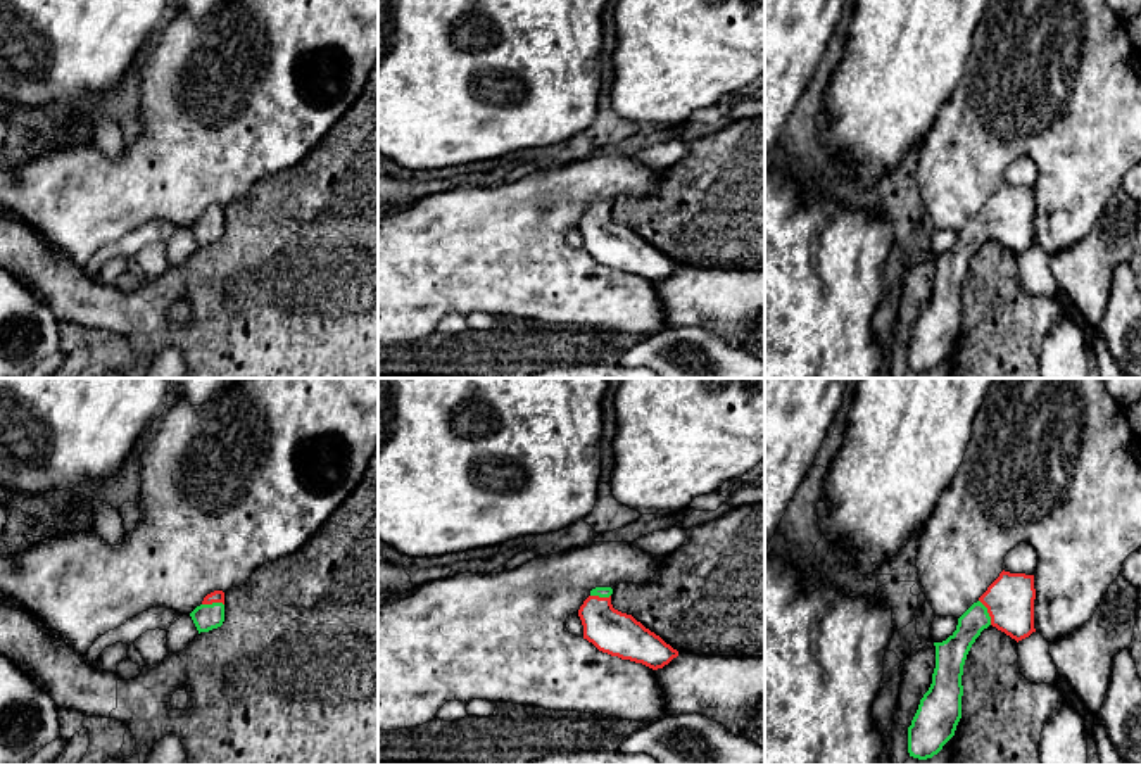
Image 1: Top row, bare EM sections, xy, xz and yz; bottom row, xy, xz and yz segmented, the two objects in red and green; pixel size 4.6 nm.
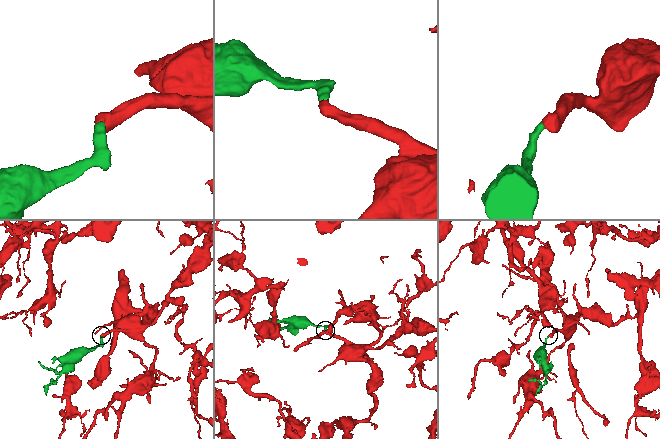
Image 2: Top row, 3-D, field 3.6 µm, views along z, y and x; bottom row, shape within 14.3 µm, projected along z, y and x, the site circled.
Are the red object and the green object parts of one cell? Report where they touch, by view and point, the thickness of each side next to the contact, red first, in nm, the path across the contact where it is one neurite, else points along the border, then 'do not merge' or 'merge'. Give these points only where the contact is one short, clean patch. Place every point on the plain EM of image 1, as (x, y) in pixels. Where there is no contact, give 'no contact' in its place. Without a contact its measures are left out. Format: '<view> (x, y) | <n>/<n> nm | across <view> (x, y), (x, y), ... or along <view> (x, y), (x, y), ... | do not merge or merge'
yz (988, 225) | 220/130 nm | across yz (1010, 211), (988, 225), (953, 265) | merge

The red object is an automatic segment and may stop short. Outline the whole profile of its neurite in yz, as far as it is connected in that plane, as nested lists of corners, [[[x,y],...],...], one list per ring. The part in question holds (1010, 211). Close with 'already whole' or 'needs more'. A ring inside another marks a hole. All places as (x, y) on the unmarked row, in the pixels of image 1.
[[[1001,185],[960,231],[956,243],[936,259],[932,297],[908,340],[908,366],[927,373],[955,349],[961,332],[961,288],[967,268],[989,238],[1017,256],[1034,242],[1034,188]]] | needs more

